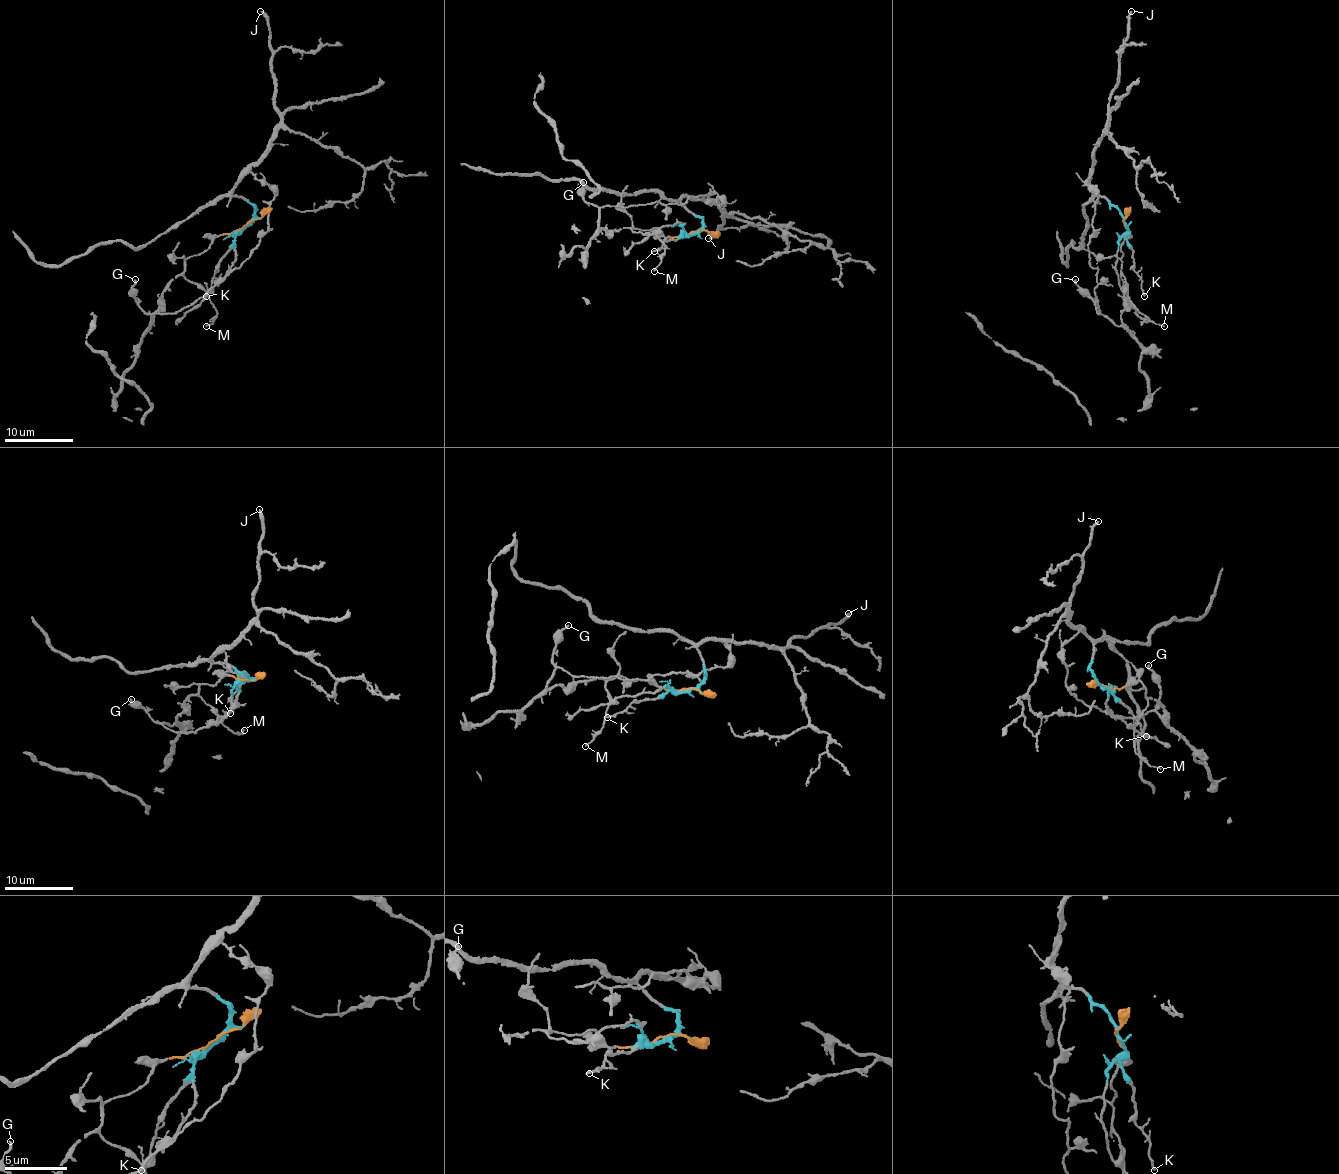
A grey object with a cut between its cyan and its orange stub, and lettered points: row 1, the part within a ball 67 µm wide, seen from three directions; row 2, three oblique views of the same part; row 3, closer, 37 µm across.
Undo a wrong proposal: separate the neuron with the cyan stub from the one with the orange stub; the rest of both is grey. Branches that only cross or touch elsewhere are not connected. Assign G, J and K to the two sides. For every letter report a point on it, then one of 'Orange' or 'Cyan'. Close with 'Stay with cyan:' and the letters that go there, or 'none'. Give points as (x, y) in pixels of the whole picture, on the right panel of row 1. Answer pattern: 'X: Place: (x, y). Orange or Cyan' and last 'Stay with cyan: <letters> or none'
G: Place: (1075, 279). Orange
J: Place: (1131, 11). Cyan
K: Place: (1144, 296). Cyan
Stay with cyan: J, K

